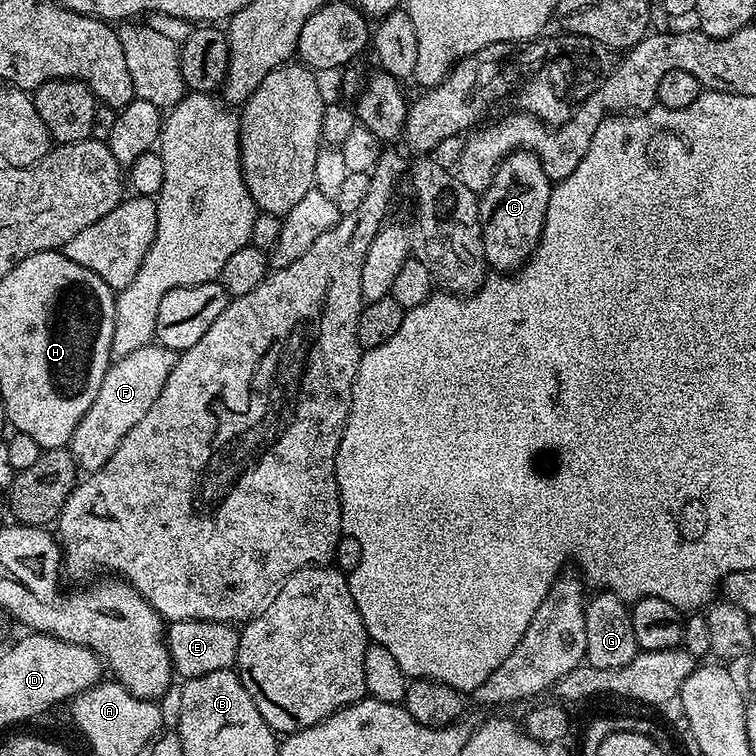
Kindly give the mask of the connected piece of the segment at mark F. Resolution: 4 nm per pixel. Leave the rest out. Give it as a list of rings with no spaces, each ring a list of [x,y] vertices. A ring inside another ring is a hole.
[[[153,342],[142,346],[142,350],[126,354],[126,358],[109,363],[102,386],[98,386],[98,394],[94,402],[90,402],[90,410],[82,414],[82,422],[78,422],[72,435],[70,451],[81,473],[97,472],[110,462],[110,454],[118,450],[118,442],[146,418],[146,410],[150,410],[158,394],[162,394],[162,386],[166,386],[166,378],[170,378],[170,370],[174,370],[177,359],[177,352]]]

